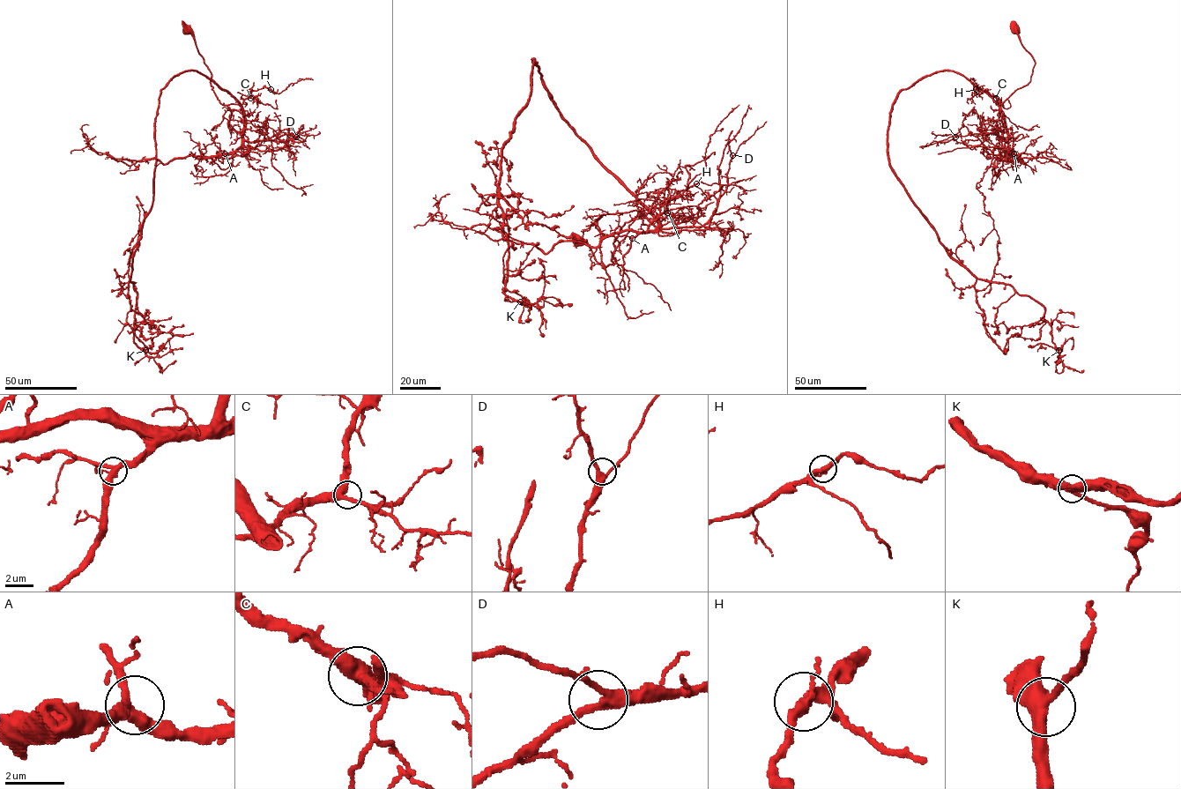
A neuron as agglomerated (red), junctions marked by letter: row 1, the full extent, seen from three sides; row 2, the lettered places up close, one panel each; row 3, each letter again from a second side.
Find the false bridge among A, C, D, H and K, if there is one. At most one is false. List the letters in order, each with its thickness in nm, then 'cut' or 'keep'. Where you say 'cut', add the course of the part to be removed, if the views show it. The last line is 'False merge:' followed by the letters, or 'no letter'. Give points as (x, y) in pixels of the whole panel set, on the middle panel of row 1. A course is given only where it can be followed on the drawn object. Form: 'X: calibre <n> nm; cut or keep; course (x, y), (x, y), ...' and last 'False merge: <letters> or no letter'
A: calibre 360 nm; keep
C: calibre 320 nm; keep
D: calibre 360 nm; keep
H: calibre 320 nm; keep
K: calibre 380 nm; keep
False merge: no letter

